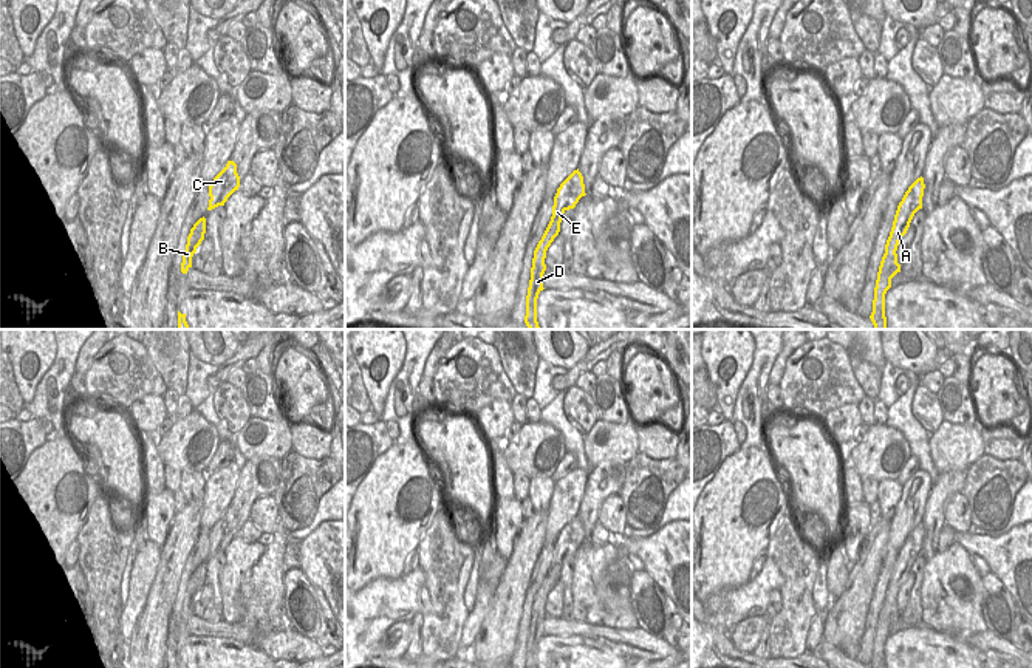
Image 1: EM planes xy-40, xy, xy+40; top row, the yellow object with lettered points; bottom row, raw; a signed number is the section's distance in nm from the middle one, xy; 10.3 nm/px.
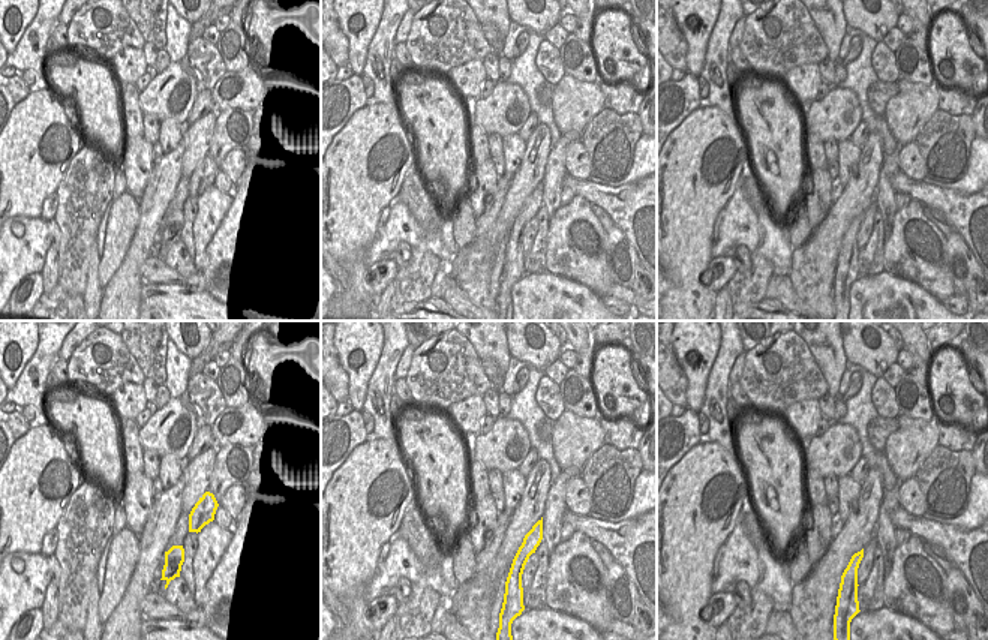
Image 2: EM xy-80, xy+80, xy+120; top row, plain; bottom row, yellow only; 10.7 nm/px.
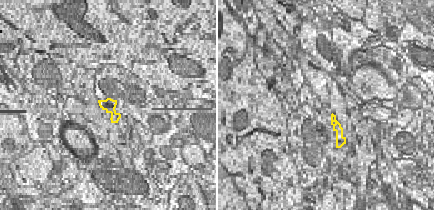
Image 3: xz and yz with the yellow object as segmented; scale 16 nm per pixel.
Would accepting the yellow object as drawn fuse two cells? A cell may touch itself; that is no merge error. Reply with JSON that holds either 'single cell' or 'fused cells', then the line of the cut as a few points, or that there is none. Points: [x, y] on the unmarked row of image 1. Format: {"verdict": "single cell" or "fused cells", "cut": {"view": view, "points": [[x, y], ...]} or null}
{"verdict": "fused cells", "cut": {"view": "xy", "points": [[556, 566], [557, 575], [548, 591]]}}

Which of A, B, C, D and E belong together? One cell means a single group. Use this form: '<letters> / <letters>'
A C D E / B

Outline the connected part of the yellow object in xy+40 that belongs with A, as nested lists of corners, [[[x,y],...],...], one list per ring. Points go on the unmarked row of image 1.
[[[918,524],[905,538],[902,547],[897,552],[893,574],[885,591],[885,608],[879,612],[873,659],[870,662],[871,668],[887,668],[885,663],[885,640],[891,634],[891,625],[900,619],[900,611],[897,609],[897,592],[900,584],[907,580],[914,560],[922,555],[924,543],[924,524]]]

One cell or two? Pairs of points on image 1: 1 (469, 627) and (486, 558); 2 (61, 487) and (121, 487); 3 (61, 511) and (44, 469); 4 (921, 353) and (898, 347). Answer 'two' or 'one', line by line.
1: two
2: two
3: one
4: one

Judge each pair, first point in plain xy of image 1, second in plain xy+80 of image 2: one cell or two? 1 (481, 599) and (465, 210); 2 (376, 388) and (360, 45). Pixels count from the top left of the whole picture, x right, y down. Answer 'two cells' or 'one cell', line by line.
1: two cells
2: one cell

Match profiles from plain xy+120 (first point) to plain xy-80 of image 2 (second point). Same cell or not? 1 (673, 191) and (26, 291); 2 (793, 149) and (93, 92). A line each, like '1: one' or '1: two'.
1: two
2: one

